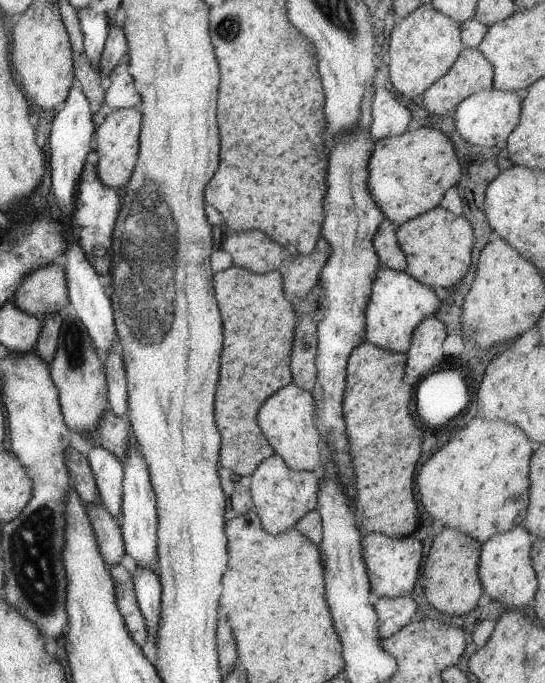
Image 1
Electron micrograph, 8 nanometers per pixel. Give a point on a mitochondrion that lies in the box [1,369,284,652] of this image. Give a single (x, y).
(32, 554)

